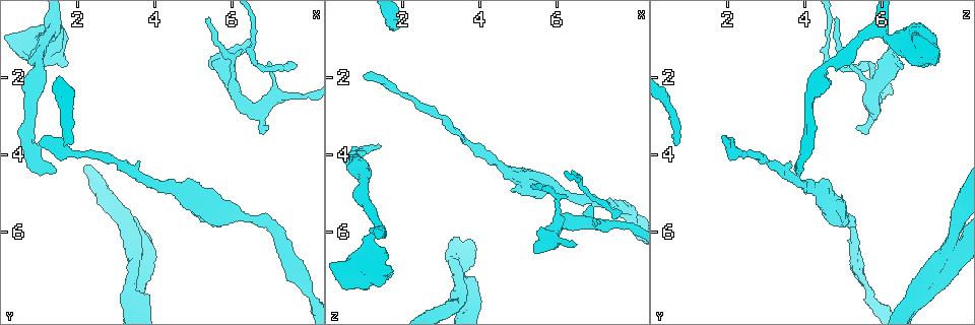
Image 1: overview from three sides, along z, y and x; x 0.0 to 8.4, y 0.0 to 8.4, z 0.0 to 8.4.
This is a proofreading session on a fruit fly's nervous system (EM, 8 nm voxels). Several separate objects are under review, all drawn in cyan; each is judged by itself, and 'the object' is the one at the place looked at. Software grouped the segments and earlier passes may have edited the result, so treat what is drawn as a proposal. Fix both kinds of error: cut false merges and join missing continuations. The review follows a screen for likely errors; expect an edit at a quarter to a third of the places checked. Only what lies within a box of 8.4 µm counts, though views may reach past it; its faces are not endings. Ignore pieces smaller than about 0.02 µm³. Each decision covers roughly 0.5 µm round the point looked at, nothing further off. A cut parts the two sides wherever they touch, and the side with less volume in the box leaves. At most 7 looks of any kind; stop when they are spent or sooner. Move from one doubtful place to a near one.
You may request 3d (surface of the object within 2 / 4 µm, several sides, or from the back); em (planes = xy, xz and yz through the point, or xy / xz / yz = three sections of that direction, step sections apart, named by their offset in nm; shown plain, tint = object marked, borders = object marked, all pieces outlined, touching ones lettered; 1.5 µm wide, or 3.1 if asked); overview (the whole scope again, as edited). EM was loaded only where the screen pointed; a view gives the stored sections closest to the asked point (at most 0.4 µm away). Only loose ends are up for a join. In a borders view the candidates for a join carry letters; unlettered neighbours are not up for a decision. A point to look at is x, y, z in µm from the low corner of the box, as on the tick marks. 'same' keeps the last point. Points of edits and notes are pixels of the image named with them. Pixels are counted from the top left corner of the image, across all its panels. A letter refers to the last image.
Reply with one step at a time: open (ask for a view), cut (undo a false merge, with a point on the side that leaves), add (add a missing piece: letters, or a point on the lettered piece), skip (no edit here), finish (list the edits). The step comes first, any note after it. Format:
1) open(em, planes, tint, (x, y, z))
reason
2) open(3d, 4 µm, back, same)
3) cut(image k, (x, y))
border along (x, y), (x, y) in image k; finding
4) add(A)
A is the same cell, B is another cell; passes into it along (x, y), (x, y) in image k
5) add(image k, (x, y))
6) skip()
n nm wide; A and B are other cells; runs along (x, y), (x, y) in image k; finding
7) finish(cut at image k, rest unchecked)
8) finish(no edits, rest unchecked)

open(em, xz, step 4, borders, (1.45, 4.45, 3.75))

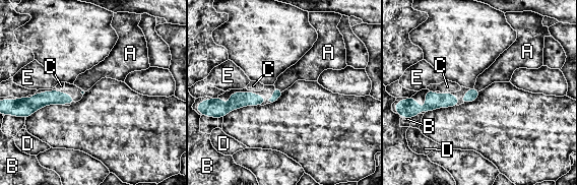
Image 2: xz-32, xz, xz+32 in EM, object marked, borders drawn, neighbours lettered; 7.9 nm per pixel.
add(C)
C is the same cell, A, B, D and E are other cells; the neuron continues

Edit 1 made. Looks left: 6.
open(overview)
redraw

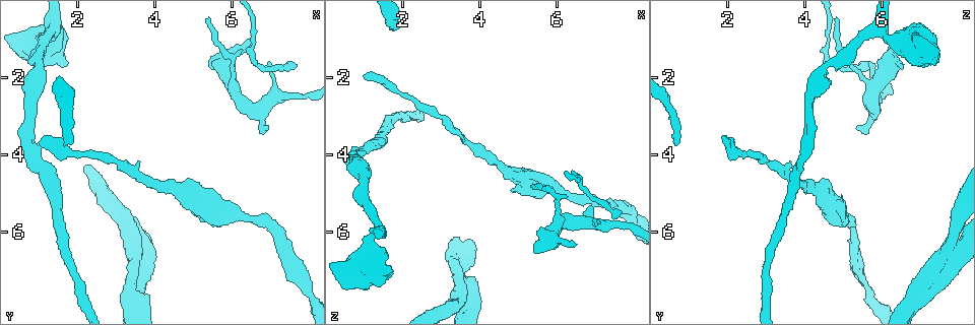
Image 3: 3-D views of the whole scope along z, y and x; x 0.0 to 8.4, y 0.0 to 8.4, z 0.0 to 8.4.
open(em, planes, borders, (5.95, 5.20, 4.80))

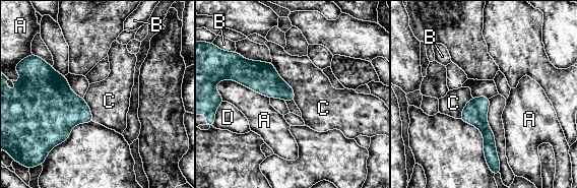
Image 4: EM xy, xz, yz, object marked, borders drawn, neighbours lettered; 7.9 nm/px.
skip()
A, B, C and D are other cells; border along (271, 62), (291, 86), (295, 101) in image 4; no lettered piece goes on from it

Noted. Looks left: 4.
finish(add at image 2, rest unchecked)

